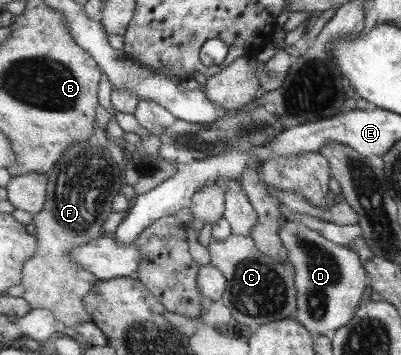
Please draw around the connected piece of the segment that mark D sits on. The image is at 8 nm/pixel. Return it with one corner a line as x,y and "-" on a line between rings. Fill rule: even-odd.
286,220
277,228
277,237
286,249
287,262
294,270
297,296
296,312
292,318
316,336
332,333
344,326
369,283
358,256
348,246
332,243
301,223

